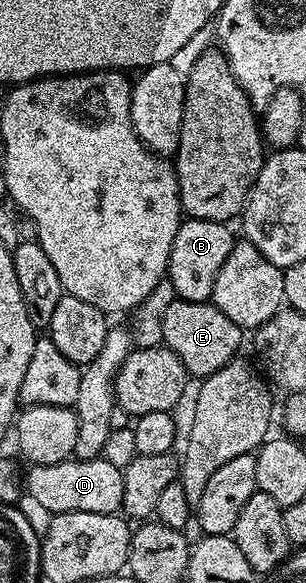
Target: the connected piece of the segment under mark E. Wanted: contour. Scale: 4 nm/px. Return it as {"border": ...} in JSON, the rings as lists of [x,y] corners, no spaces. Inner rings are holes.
{"border":[[[176,298],[162,316],[162,343],[180,357],[191,376],[210,376],[228,365],[239,354],[242,338],[242,328],[228,321],[228,317],[224,317],[224,313],[220,313],[220,309],[216,309],[210,301],[193,303]]]}

